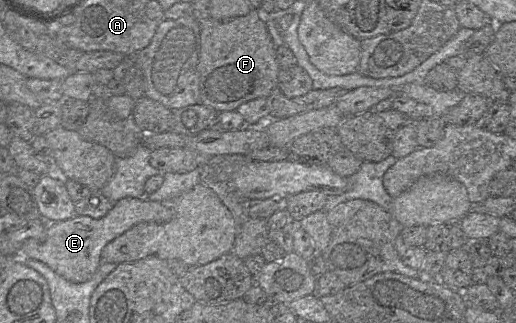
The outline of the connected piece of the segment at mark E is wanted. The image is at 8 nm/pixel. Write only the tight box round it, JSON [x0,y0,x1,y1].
[20,197,174,283]

